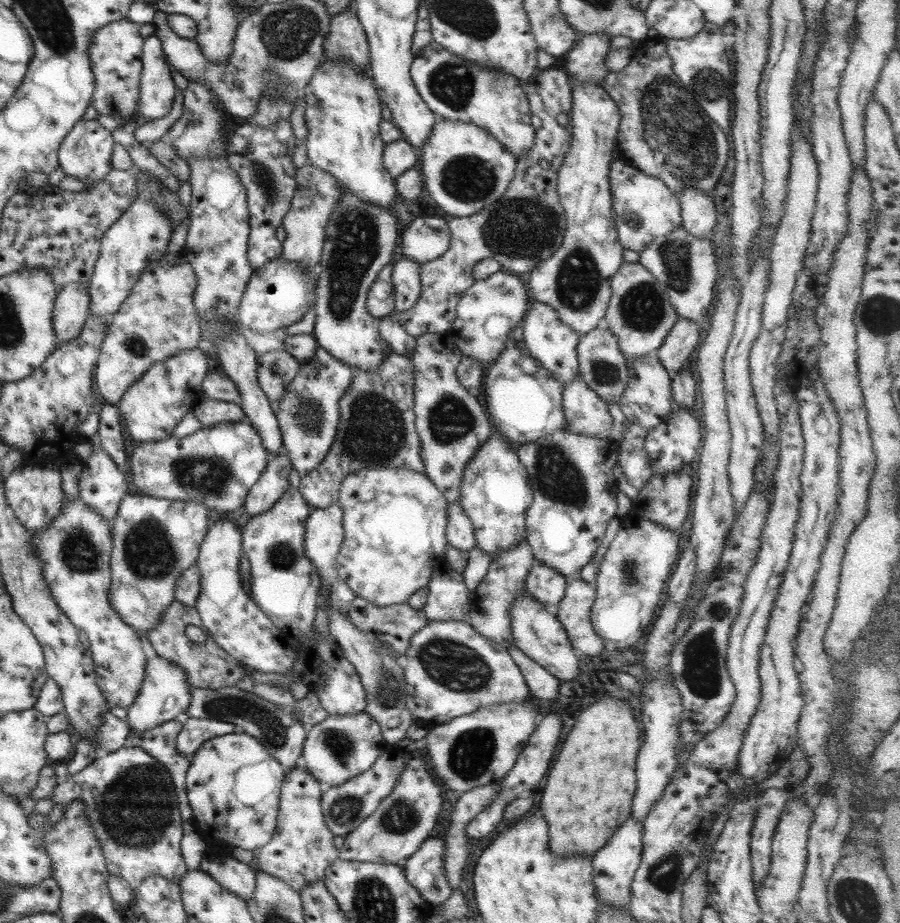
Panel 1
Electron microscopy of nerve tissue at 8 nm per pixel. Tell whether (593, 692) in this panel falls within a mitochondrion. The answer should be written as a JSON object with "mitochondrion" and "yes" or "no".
{"mitochondrion":"no"}

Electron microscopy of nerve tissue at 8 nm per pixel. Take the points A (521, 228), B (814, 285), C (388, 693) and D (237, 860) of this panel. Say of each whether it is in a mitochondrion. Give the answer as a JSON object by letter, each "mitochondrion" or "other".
{"A":"mitochondrion","B":"other","C":"mitochondrion","D":"other"}

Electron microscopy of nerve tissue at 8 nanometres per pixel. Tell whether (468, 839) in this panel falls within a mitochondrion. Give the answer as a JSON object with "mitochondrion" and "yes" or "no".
{"mitochondrion":"no"}

